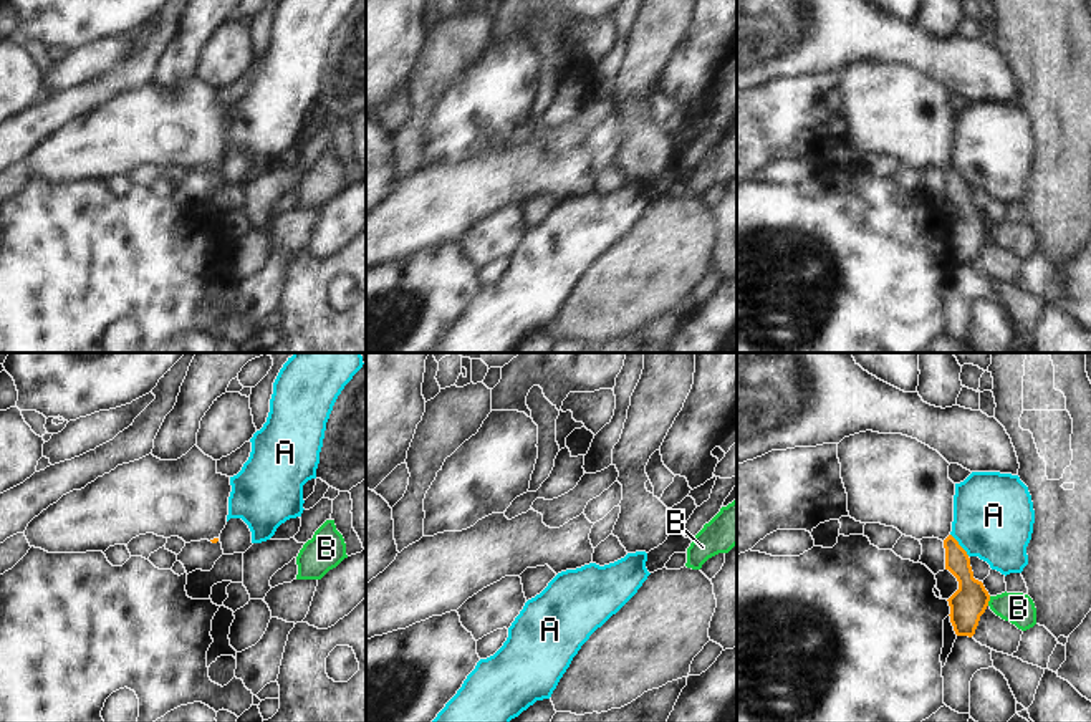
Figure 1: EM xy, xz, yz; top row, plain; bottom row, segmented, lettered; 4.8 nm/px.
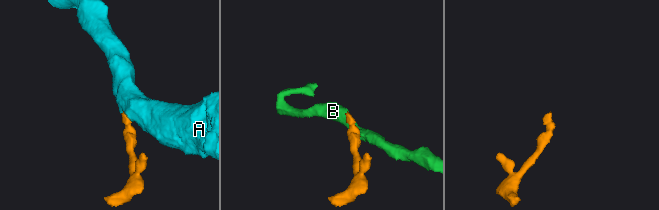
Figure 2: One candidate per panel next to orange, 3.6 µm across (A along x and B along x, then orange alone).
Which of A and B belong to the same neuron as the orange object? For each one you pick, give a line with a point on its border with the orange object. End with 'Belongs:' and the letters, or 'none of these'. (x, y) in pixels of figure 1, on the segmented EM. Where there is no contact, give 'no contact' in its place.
Belongs: none of these

